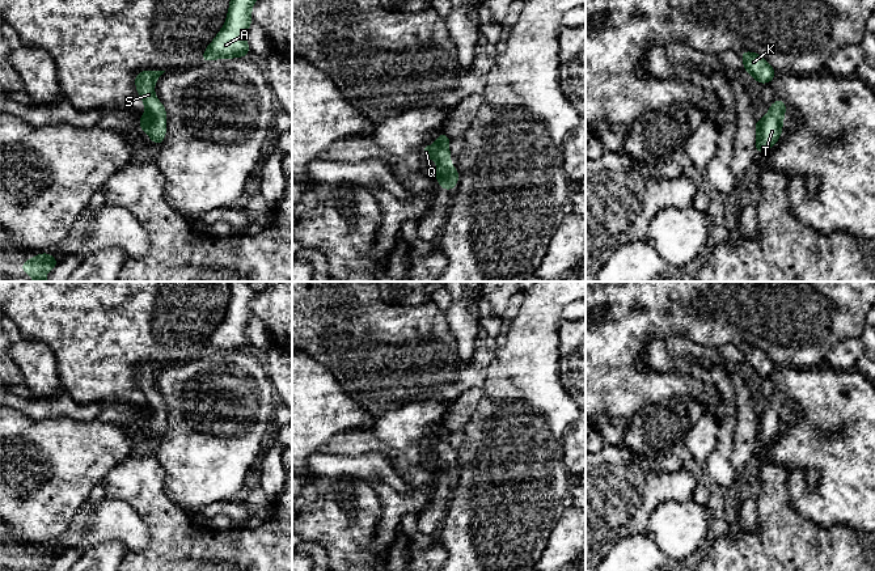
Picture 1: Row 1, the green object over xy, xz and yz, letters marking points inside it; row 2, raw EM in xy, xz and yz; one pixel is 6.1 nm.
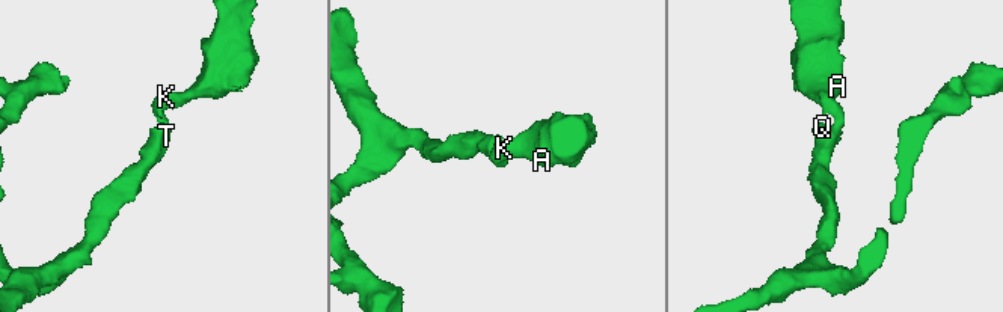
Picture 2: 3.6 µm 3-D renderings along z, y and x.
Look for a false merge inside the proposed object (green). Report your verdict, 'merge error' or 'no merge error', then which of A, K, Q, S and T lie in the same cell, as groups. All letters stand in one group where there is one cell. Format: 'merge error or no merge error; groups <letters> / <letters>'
no merge error; groups A K Q S T

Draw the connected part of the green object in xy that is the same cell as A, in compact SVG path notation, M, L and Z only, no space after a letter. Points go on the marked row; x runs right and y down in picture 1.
M231 0L223 29L207 46L203 62L214 59L244 58L249 51L248 29L253 21L251 7L259 0Z

